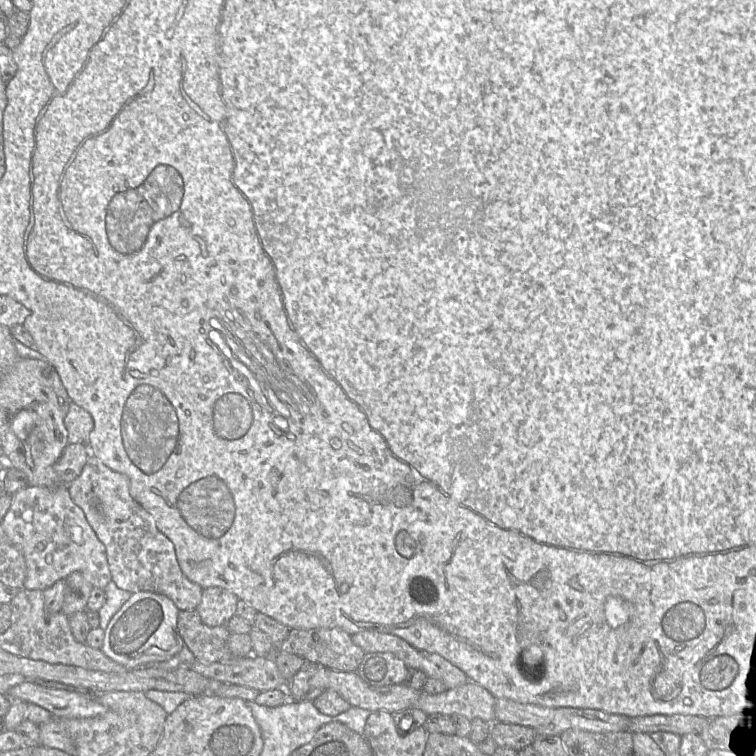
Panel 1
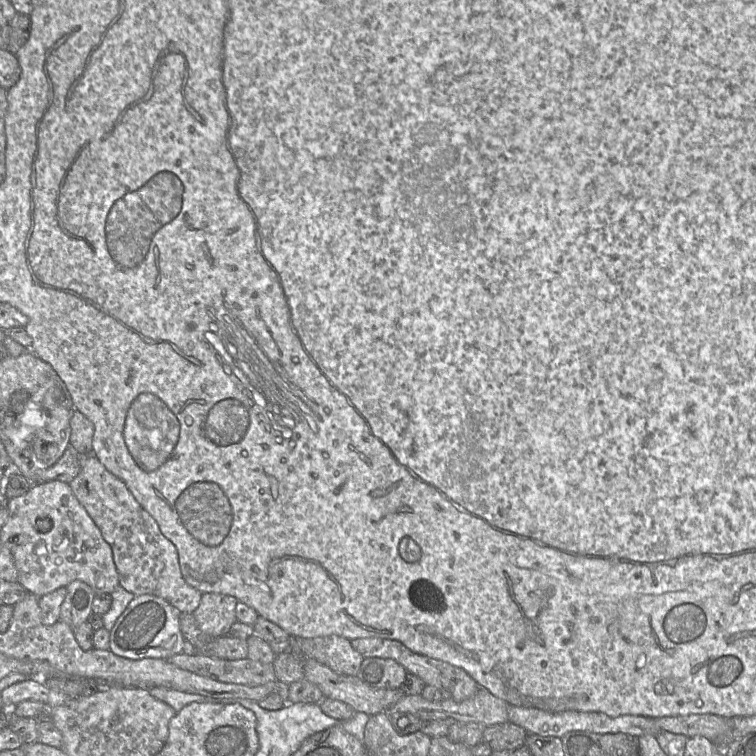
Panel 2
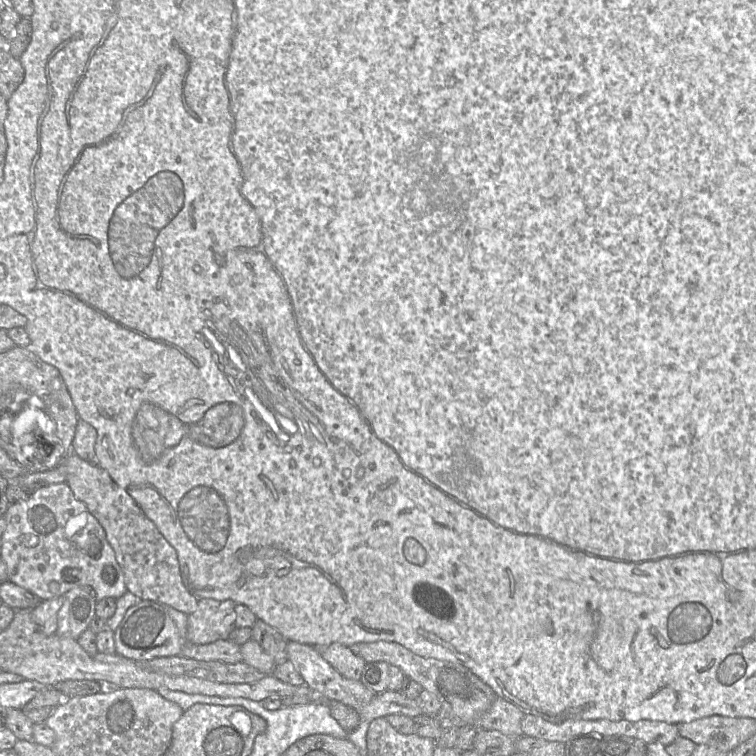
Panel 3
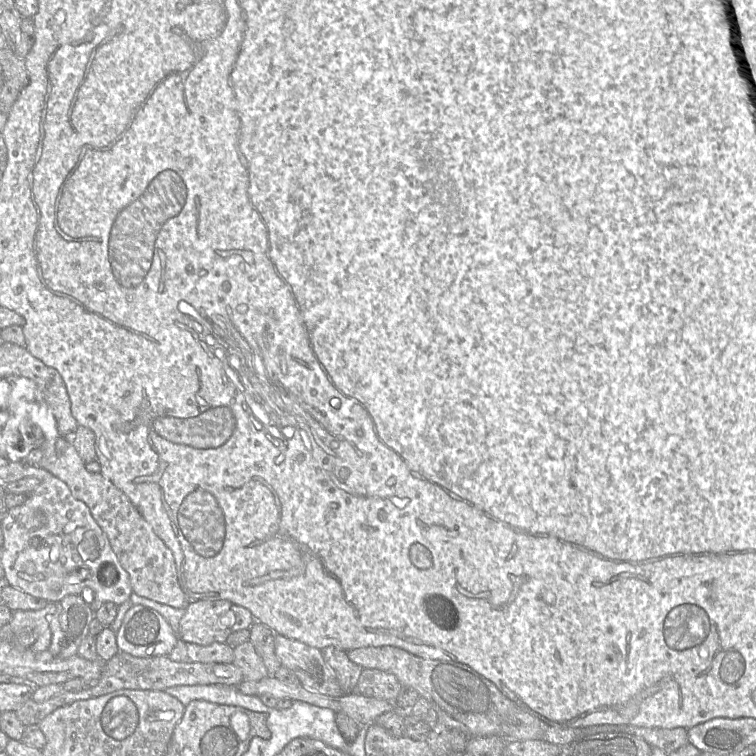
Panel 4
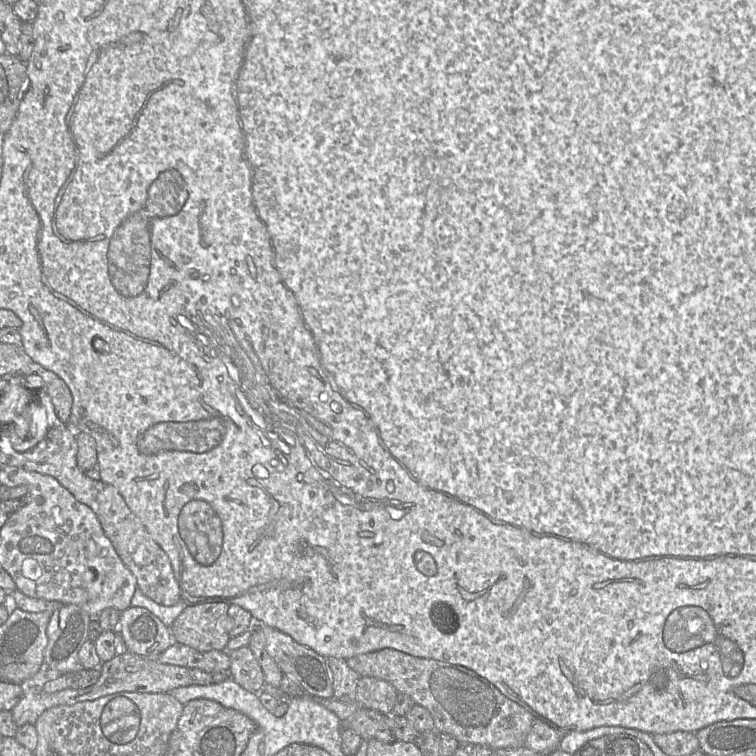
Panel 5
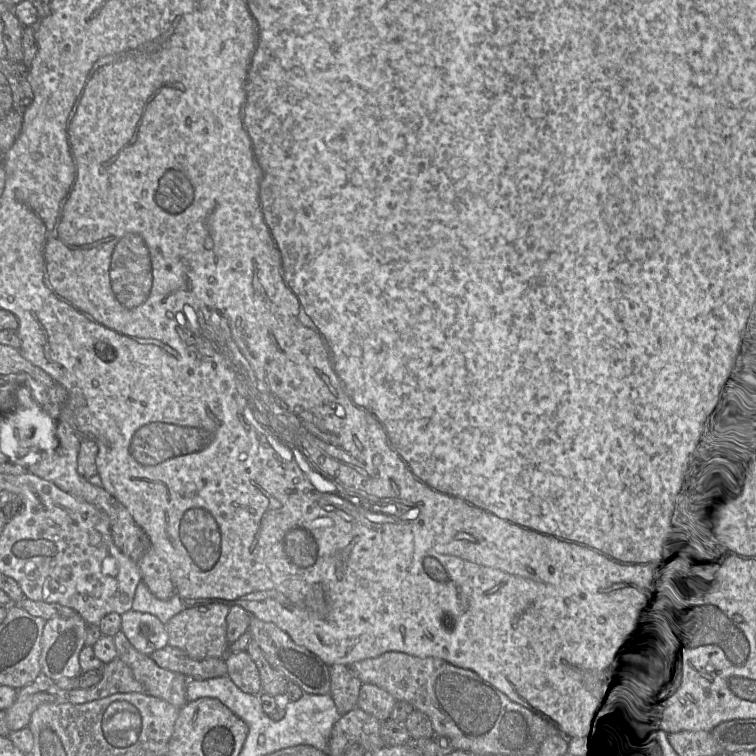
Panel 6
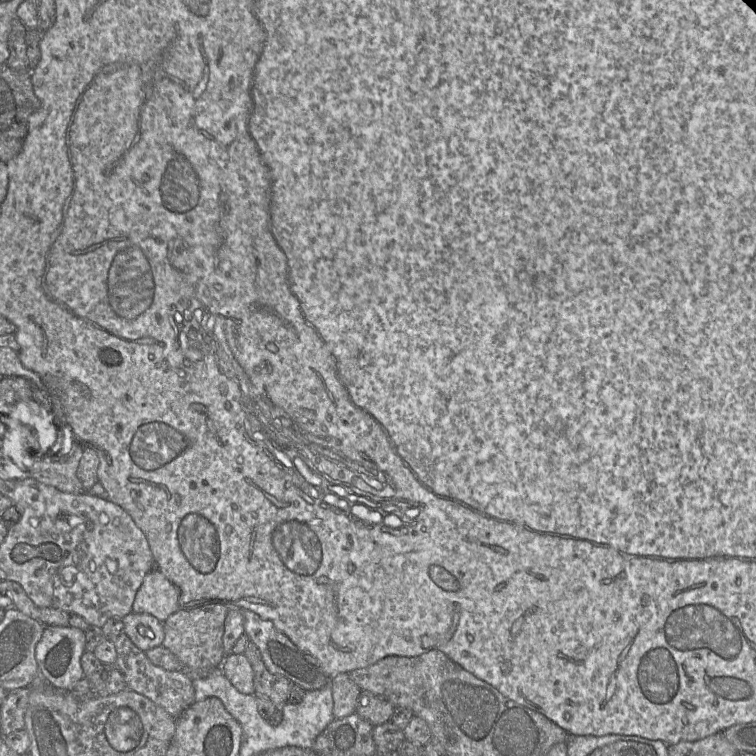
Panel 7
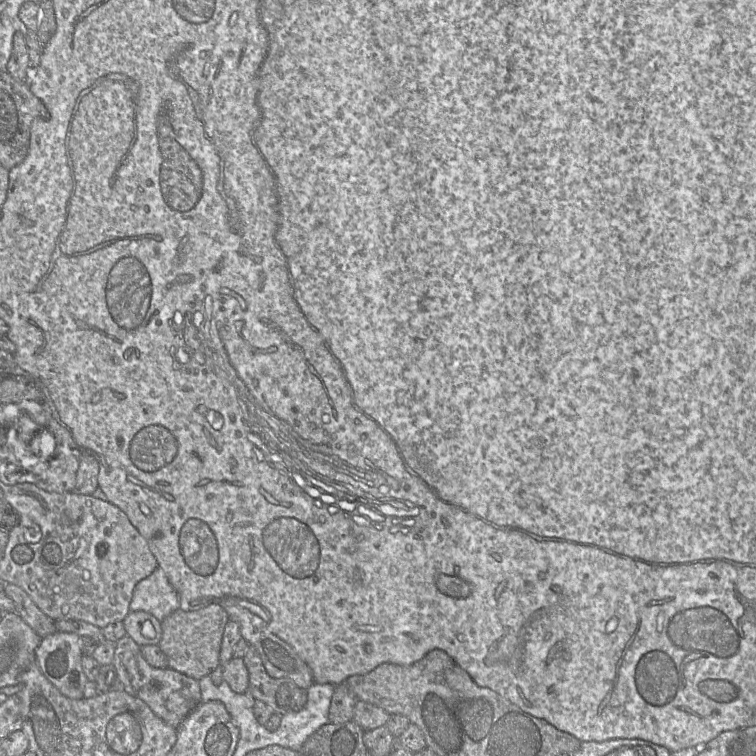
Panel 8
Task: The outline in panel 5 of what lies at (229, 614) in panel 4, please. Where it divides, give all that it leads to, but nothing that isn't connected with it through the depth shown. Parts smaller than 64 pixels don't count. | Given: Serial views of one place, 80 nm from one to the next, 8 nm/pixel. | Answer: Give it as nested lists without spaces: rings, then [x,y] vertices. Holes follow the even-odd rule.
[[[223,601],[186,605],[170,627],[174,642],[201,652],[226,650],[231,638],[228,608]]]

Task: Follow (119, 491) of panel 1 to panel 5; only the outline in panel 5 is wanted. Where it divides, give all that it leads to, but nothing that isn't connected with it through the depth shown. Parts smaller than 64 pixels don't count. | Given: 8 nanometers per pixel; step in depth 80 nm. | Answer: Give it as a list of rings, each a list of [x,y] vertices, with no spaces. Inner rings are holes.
[[[58,420],[57,422],[57,426],[54,426],[52,429],[50,429],[47,432],[47,435],[45,437],[45,440],[42,441],[39,445],[39,450],[36,449],[35,447],[33,447],[32,449],[28,449],[30,446],[35,445],[35,444],[23,444],[23,445],[19,445],[19,442],[16,441],[18,443],[18,445],[15,445],[15,451],[14,454],[11,456],[10,461],[8,460],[4,460],[4,463],[25,469],[27,471],[34,471],[34,472],[38,472],[41,474],[46,474],[46,475],[50,475],[52,477],[54,477],[64,488],[66,488],[74,497],[76,500],[78,500],[79,502],[89,506],[94,513],[96,514],[97,518],[99,519],[101,526],[104,530],[105,535],[110,539],[113,547],[115,548],[116,552],[118,553],[118,555],[120,556],[121,560],[124,562],[124,564],[127,566],[127,568],[134,574],[136,581],[137,581],[137,588],[139,590],[141,590],[141,592],[147,596],[149,599],[153,600],[154,602],[157,602],[159,604],[165,605],[165,606],[173,606],[175,605],[179,600],[181,600],[181,595],[180,595],[180,589],[179,589],[179,585],[178,582],[174,576],[174,572],[172,569],[172,564],[170,562],[170,559],[168,557],[168,555],[165,553],[165,551],[158,545],[157,542],[154,541],[154,539],[151,537],[151,535],[149,534],[148,530],[146,529],[146,527],[144,526],[144,524],[141,522],[141,520],[129,509],[129,507],[127,506],[124,498],[121,496],[121,494],[110,484],[107,484],[105,482],[103,482],[102,480],[94,480],[90,477],[88,477],[85,472],[83,472],[77,465],[77,452],[78,452],[78,446],[77,446],[77,441],[76,441],[76,432],[74,432],[72,430],[72,428],[66,424],[64,424],[61,420]]]

